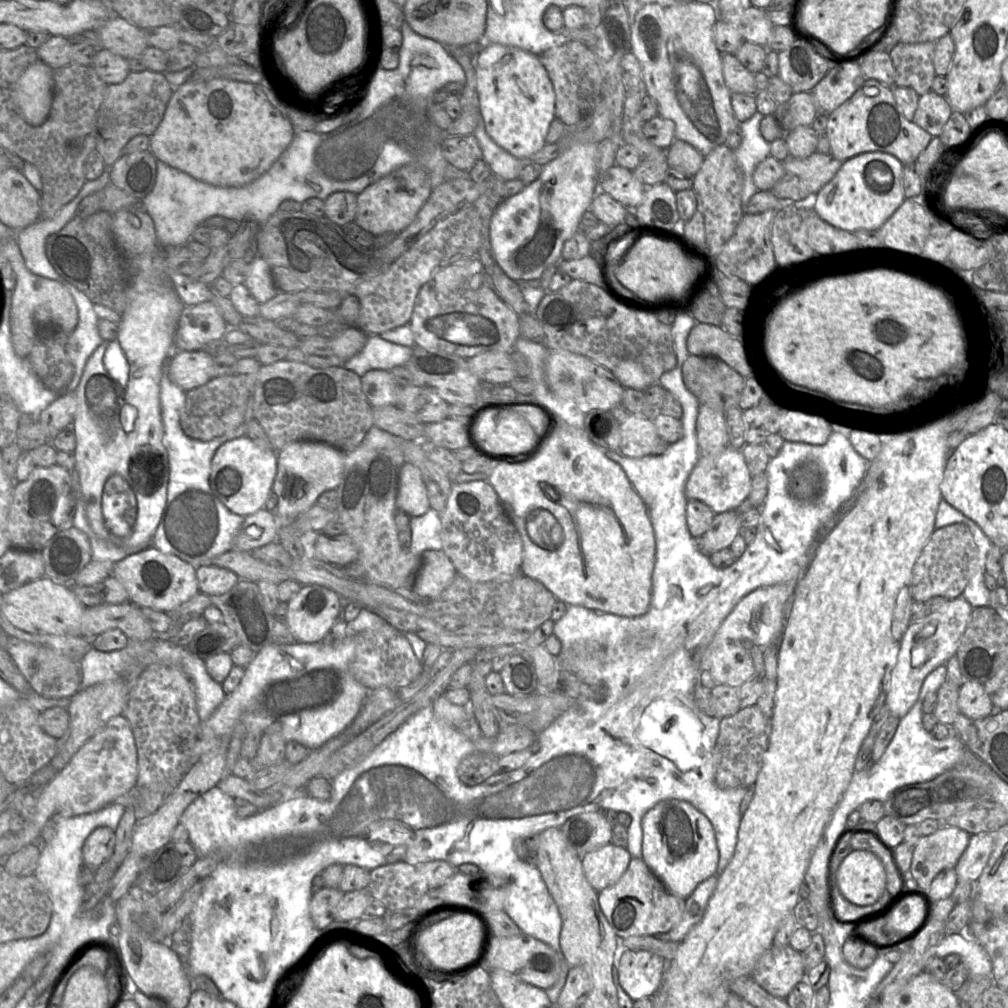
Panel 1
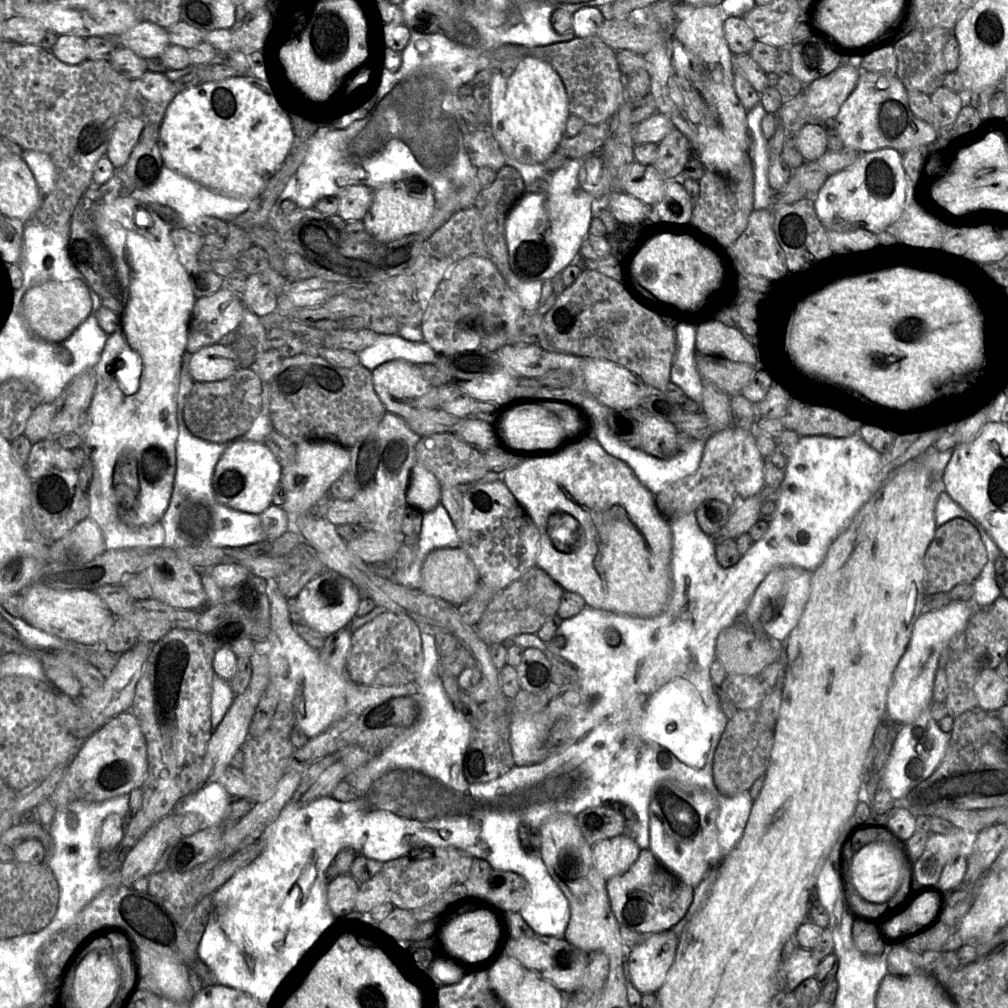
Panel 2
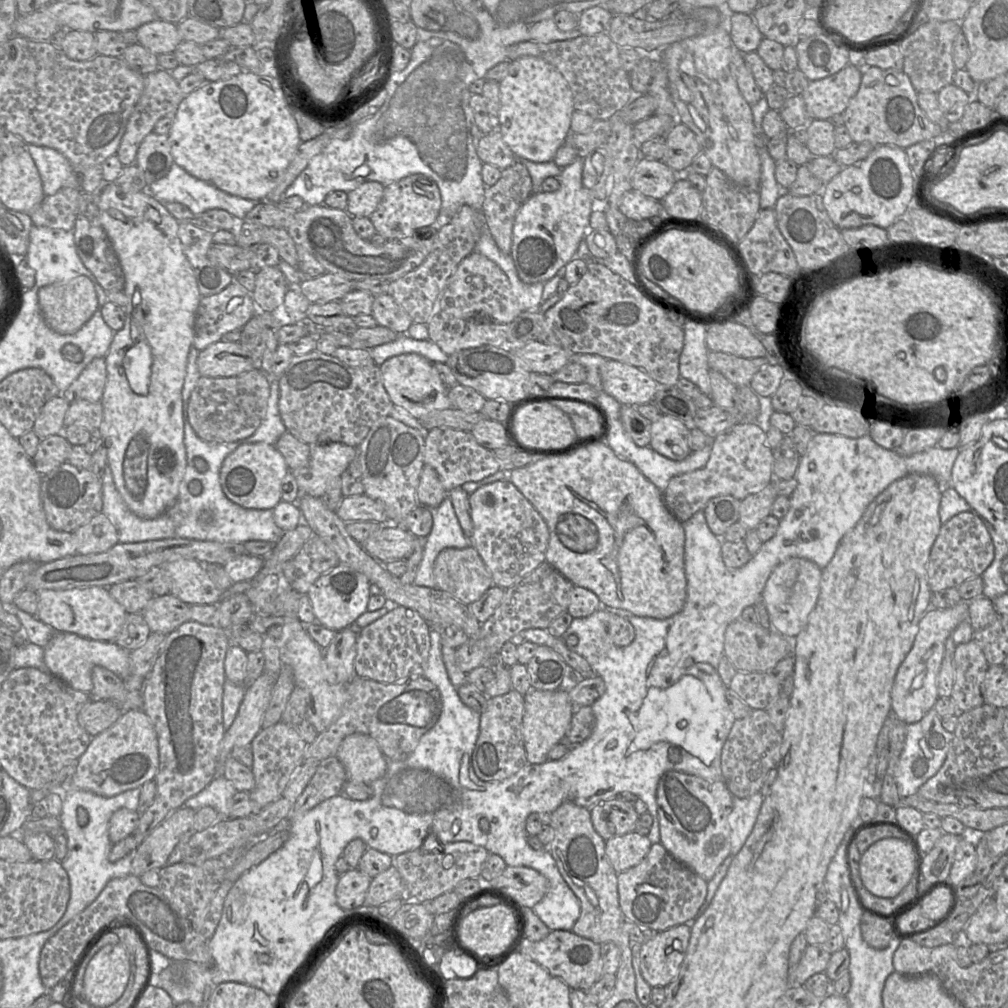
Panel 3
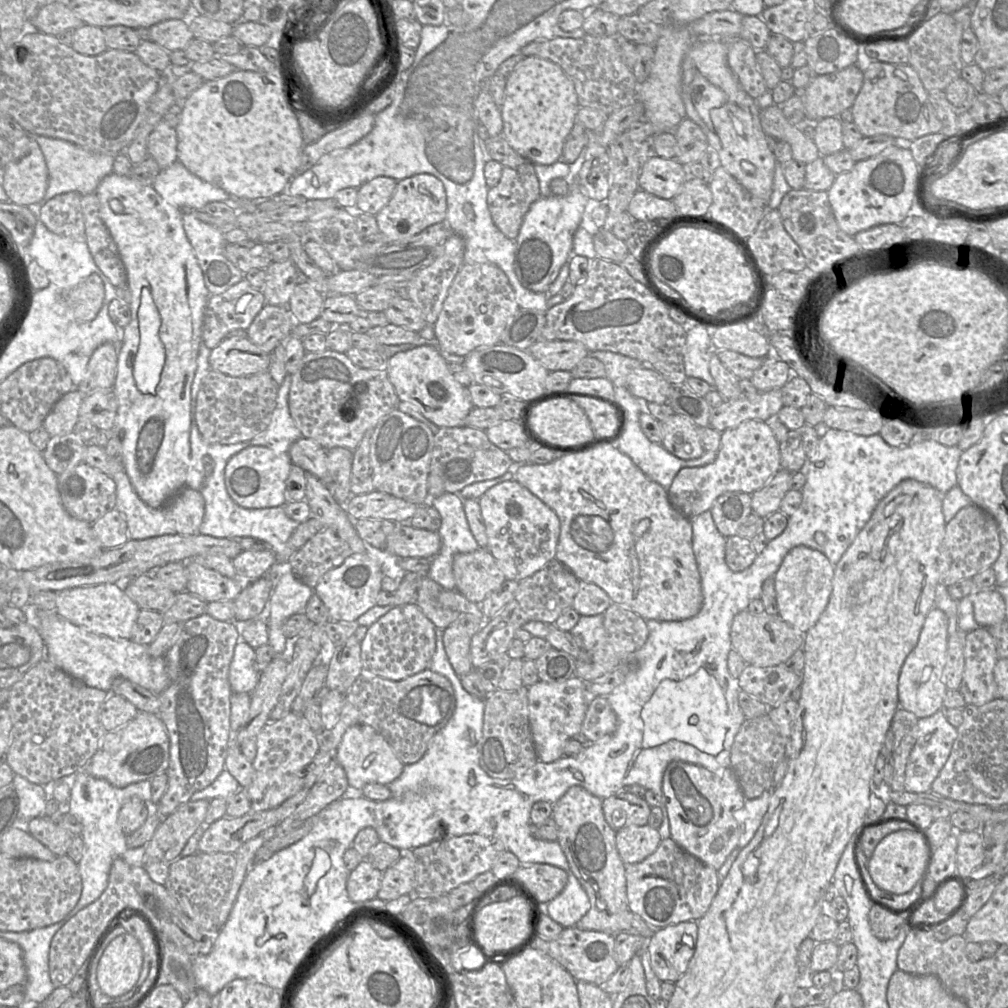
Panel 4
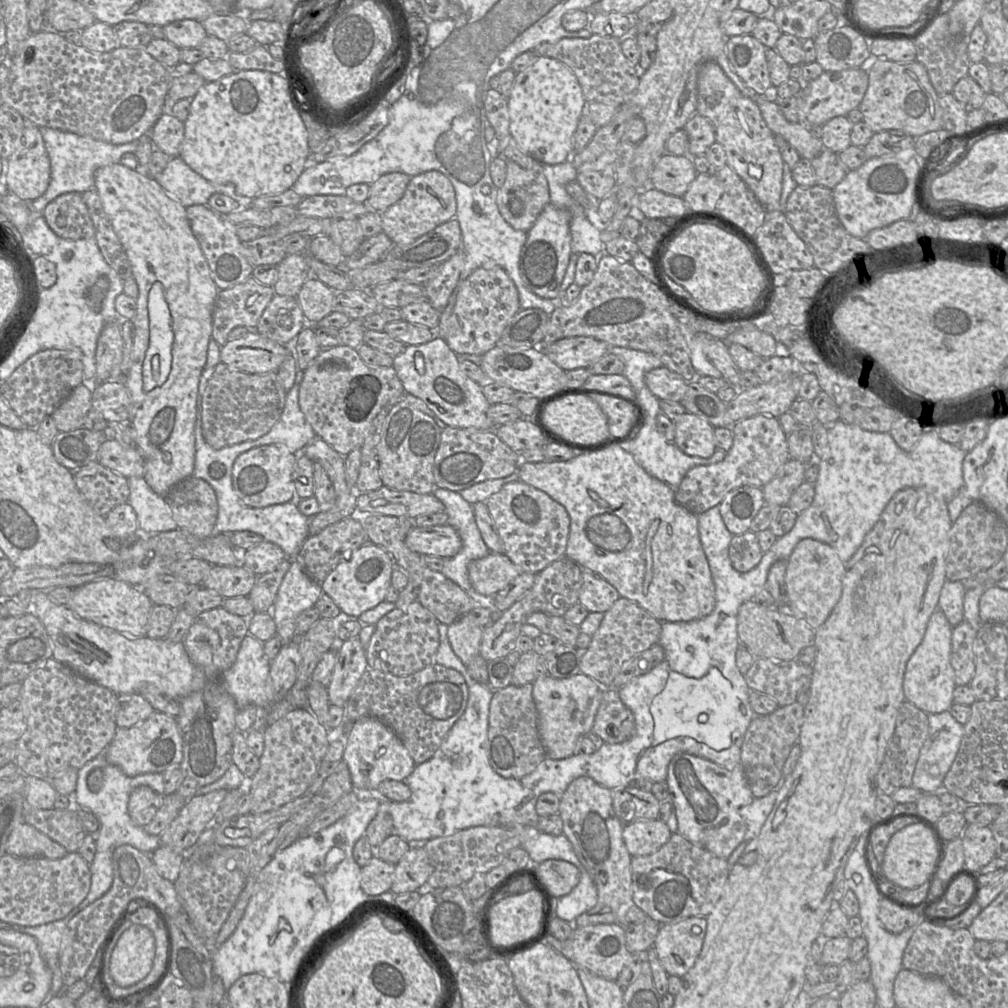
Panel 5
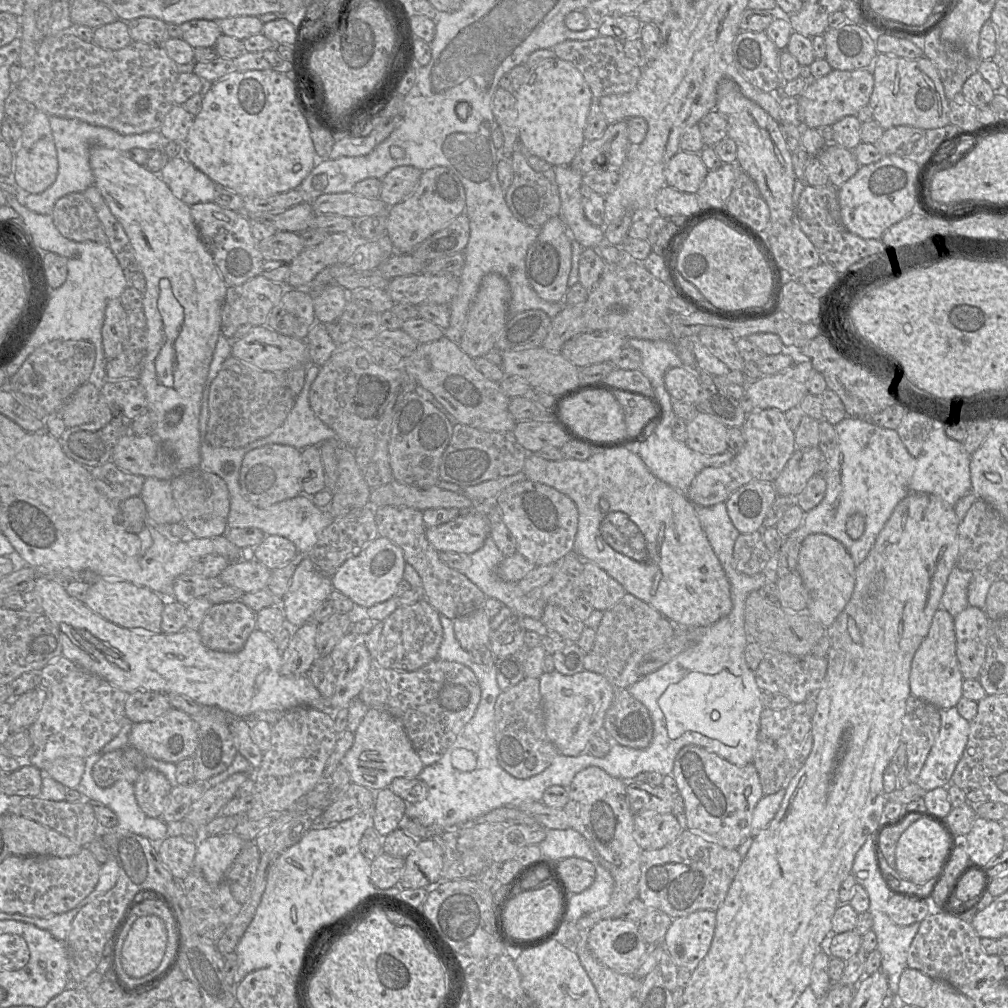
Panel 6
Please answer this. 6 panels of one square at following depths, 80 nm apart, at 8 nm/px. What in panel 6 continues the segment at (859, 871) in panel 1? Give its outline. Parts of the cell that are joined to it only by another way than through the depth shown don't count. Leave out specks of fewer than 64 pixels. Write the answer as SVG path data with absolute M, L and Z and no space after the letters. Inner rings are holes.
M921 818L905 829L895 850L895 865L900 876L920 884L939 870L948 849L948 836L934 821Z

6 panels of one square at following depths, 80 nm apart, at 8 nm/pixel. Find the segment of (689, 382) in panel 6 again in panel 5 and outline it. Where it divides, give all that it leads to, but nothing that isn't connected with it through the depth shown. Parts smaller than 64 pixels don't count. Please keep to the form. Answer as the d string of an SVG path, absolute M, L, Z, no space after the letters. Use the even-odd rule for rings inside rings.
M661 366L645 375L645 384L659 400L680 402L687 390L688 382L679 374Z

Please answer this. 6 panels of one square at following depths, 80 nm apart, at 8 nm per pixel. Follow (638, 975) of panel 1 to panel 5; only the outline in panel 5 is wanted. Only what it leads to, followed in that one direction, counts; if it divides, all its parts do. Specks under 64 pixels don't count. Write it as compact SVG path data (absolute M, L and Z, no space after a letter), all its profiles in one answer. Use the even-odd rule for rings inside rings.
M702 916L661 925L652 947L669 976L682 978L694 966L706 929L707 919Z

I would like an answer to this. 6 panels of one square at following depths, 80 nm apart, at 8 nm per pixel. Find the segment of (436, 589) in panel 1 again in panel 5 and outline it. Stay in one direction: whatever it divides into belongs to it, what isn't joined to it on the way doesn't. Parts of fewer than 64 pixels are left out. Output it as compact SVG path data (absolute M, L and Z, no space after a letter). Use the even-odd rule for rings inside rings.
M493 552L470 561L467 567L473 589L484 596L494 595L521 573L505 554Z

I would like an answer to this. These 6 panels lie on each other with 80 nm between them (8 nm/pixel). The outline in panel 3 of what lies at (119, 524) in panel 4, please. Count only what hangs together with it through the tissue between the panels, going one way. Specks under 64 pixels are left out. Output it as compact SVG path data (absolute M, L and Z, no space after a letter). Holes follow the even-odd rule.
M102 512L71 533L76 538L78 555L102 553L119 543L115 526Z

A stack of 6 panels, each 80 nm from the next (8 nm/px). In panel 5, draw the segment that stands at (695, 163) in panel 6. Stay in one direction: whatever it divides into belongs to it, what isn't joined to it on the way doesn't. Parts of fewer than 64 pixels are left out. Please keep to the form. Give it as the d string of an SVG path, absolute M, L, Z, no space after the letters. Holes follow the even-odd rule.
M665 153L652 172L649 187L682 197L697 175L692 157Z

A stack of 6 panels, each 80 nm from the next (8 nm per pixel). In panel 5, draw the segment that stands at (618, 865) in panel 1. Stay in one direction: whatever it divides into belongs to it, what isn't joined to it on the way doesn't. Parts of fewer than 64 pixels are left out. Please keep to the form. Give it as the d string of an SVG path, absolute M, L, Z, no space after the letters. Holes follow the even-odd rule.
M659 819L635 821L624 826L622 832L626 848L632 857L655 853L671 836L667 822Z

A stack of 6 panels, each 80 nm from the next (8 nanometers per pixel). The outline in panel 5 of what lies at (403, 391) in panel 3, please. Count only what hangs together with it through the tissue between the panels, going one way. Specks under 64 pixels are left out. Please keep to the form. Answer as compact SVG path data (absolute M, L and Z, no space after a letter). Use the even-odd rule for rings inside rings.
M436 335L425 344L406 346L403 352L393 357L392 368L401 381L405 395L412 395L423 401L446 427L481 430L497 428L487 418L490 404L482 393L482 387L461 370L456 353L443 338Z

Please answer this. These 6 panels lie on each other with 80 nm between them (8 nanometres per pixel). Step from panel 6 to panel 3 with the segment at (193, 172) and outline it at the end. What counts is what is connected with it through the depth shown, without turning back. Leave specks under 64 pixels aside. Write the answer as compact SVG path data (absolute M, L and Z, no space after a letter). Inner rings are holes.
M175 163L172 164L169 172L164 177L155 181L148 187L148 191L159 201L183 204L194 214L201 214L209 209L218 208L226 210L239 219L244 219L247 213L255 207L256 203L261 202L261 200L253 201L244 199L219 190L213 185L190 175L186 170Z

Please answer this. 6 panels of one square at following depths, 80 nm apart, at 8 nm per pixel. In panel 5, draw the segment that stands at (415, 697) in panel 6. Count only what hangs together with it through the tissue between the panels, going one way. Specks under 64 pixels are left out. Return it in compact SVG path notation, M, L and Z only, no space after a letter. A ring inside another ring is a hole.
M432 663L408 676L395 676L368 668L344 705L344 721L356 722L362 717L379 719L396 734L417 765L428 761L435 754L452 726L463 715L468 697L465 677L457 670L440 664Z

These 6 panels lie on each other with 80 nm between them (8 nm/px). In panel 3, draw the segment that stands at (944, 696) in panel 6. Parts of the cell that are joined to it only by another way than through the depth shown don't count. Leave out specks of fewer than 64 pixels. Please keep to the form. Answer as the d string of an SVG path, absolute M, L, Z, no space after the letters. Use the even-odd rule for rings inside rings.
M969 601L956 603L943 609L930 608L918 623L918 632L913 645L899 665L891 690L892 713L907 725L920 721L933 709L939 698L937 679L944 657L945 642L963 620L968 620Z

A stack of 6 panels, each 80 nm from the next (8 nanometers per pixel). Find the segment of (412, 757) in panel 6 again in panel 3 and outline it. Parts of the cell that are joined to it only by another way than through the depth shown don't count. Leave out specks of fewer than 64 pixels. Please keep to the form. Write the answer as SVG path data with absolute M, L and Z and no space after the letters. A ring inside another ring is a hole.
M354 733L347 736L336 752L347 773L347 781L370 784L383 777L388 759L371 736Z

